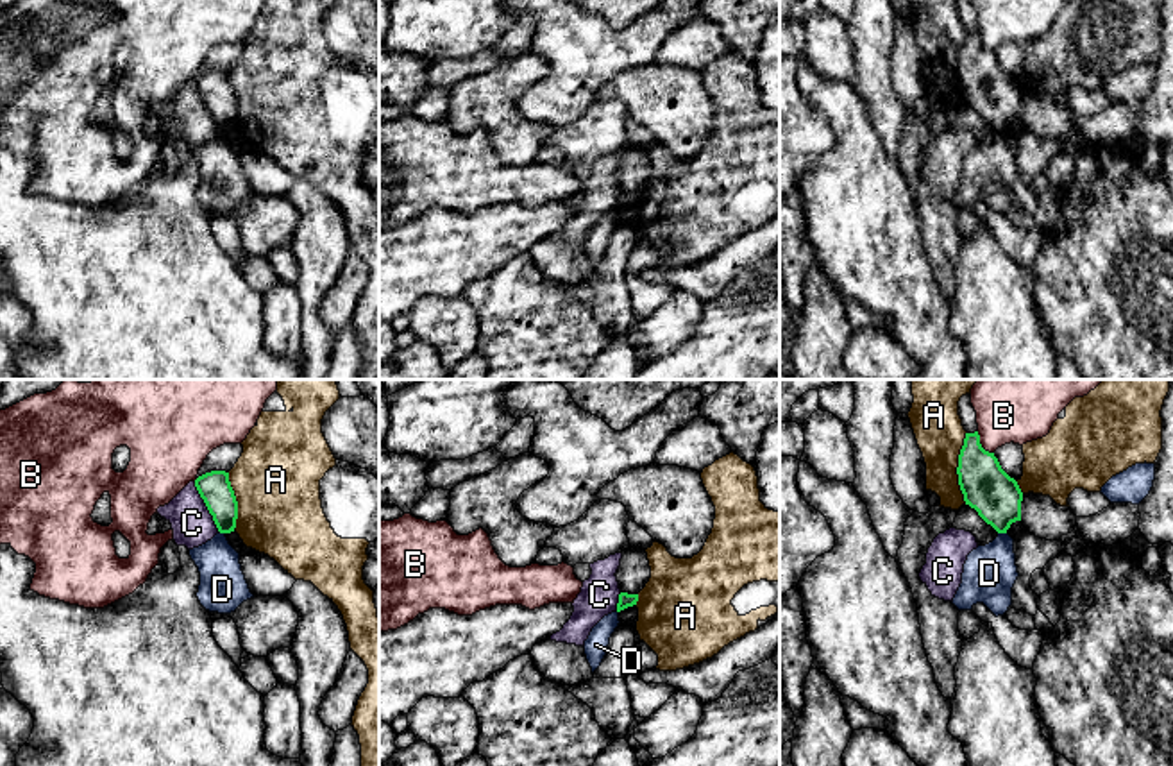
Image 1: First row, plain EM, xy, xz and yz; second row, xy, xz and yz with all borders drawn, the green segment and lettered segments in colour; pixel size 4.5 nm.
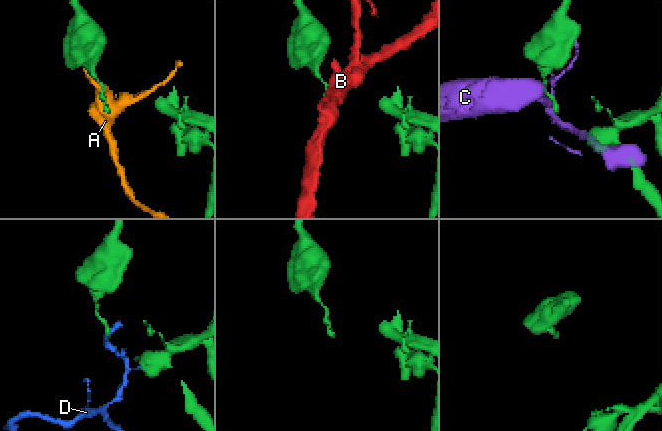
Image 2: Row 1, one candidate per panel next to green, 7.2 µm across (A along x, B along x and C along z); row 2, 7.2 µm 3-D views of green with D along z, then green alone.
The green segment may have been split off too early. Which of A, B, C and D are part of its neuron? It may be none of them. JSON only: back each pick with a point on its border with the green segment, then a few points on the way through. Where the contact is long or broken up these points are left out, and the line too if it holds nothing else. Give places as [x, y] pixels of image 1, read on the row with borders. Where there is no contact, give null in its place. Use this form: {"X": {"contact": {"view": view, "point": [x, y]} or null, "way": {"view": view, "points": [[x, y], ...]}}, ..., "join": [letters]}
{"join": []}

